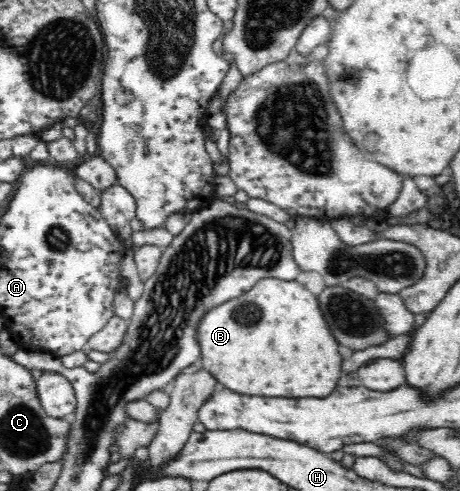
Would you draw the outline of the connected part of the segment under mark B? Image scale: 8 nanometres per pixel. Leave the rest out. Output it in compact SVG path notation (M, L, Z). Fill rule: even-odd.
M262 277L262 280L258 281L258 284L254 285L254 288L250 292L246 292L244 296L232 300L232 302L226 302L214 310L210 310L200 326L197 328L197 341L199 342L200 349L202 349L201 362L204 365L204 369L210 372L210 375L217 381L217 385L226 387L230 391L249 395L249 396L276 396L276 398L302 398L302 396L328 396L330 392L334 392L334 388L338 386L338 380L340 380L340 366L342 366L342 358L340 358L340 352L338 352L338 342L334 340L332 336L331 328L326 324L324 316L315 294L312 294L301 282L297 280L287 281L275 278ZM244 302L244 310L238 310L238 304Z

